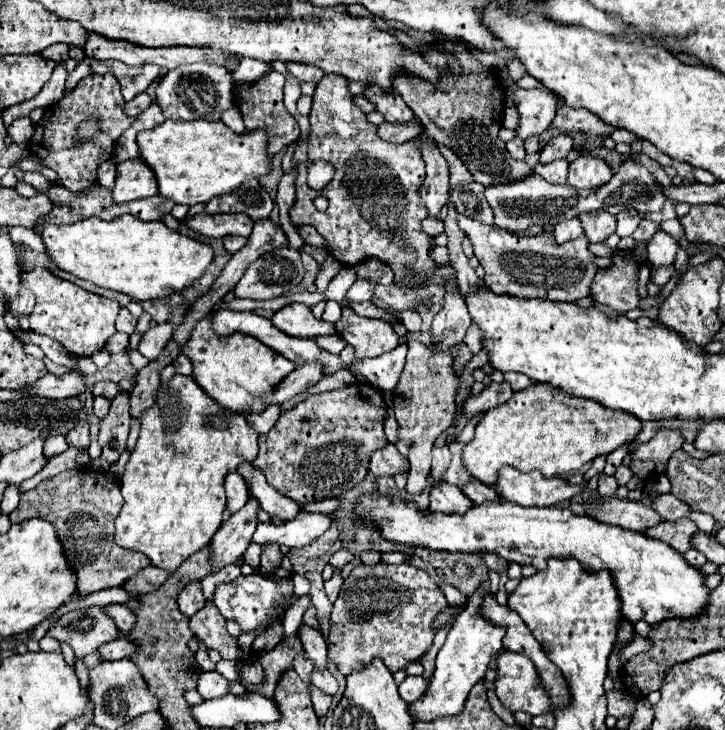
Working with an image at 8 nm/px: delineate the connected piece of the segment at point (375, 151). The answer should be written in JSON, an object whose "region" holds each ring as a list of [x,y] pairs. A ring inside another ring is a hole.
{"region":[[[324,76],[314,94],[314,104],[310,112],[310,140],[308,140],[308,160],[328,160],[336,168],[334,180],[324,190],[312,190],[306,184],[306,170],[308,166],[302,162],[298,164],[296,176],[296,204],[290,210],[290,218],[294,226],[312,224],[318,234],[326,240],[326,248],[334,260],[346,266],[356,266],[368,258],[380,260],[388,264],[394,272],[394,284],[398,288],[406,288],[412,284],[404,284],[404,274],[416,272],[420,274],[414,286],[426,288],[430,276],[436,274],[438,266],[430,258],[432,238],[422,230],[422,220],[428,218],[428,210],[418,196],[418,188],[422,186],[426,172],[424,162],[420,160],[420,150],[412,142],[404,142],[400,146],[382,142],[376,136],[376,126],[366,120],[366,114],[352,102],[352,94],[348,92],[348,82],[342,76]],[[316,196],[324,196],[330,204],[326,212],[318,212],[312,200]]]}

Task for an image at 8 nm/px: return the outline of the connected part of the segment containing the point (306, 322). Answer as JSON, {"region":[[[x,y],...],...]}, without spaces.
{"region":[[[290,304],[274,312],[272,324],[284,334],[296,336],[296,338],[316,338],[316,336],[336,334],[332,324],[314,318],[312,310],[304,304]]]}

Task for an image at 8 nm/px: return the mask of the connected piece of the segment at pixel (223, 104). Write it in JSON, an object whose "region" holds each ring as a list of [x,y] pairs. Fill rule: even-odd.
{"region":[[[188,64],[166,72],[156,88],[156,104],[168,120],[218,120],[222,112],[232,106],[232,88],[234,80],[226,68]]]}

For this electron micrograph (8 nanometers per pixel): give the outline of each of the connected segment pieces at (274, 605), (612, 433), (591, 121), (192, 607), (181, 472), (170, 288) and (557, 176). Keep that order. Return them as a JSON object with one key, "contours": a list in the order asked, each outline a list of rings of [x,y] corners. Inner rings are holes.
{"contours":[[[[250,574],[250,576],[238,576],[230,584],[216,586],[212,600],[226,620],[234,620],[242,626],[242,632],[250,632],[256,628],[264,630],[268,624],[276,624],[282,612],[288,606],[292,606],[298,598],[294,596],[294,584],[290,578],[278,582],[278,580],[264,578],[260,574]]],[[[532,384],[526,390],[516,392],[506,404],[486,412],[486,416],[476,426],[474,440],[464,446],[462,460],[466,472],[486,486],[492,486],[496,482],[498,470],[506,464],[514,466],[520,472],[538,470],[544,476],[566,476],[574,470],[580,470],[584,464],[592,462],[596,456],[610,454],[620,446],[632,444],[638,438],[640,430],[642,422],[628,412],[600,408],[600,404],[592,400],[576,400],[576,396],[556,392],[556,388],[548,388],[548,384]]],[[[562,106],[556,112],[552,126],[556,126],[562,132],[582,132],[582,134],[594,136],[594,138],[608,138],[612,132],[618,130],[616,126],[604,124],[590,110],[584,110],[584,108],[576,110],[576,108],[570,108],[570,106]]],[[[198,580],[188,582],[186,588],[178,596],[180,612],[184,612],[184,616],[194,616],[204,604],[206,604],[206,598],[202,596],[202,584]]],[[[176,374],[170,384],[160,386],[156,404],[140,418],[140,438],[120,480],[124,506],[116,518],[114,538],[118,546],[146,554],[156,568],[174,572],[188,556],[210,544],[222,524],[222,512],[226,508],[224,476],[234,472],[238,464],[254,462],[258,456],[258,432],[252,430],[244,416],[228,414],[230,428],[226,430],[218,430],[208,424],[208,418],[220,412],[224,412],[224,408],[210,400],[192,376]]],[[[130,214],[110,222],[100,218],[86,218],[64,226],[46,222],[42,242],[56,268],[96,286],[128,294],[136,302],[182,292],[192,280],[200,278],[214,260],[214,252],[208,244],[174,232],[166,228],[164,222],[144,222]]],[[[554,160],[552,164],[546,166],[536,166],[534,168],[536,174],[540,174],[546,182],[550,184],[566,184],[566,174],[568,174],[568,160]]]]}

